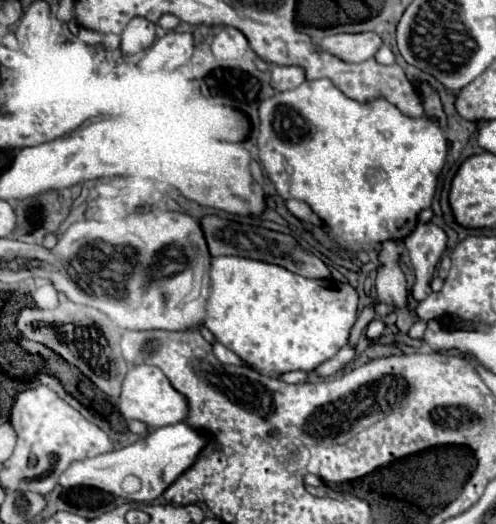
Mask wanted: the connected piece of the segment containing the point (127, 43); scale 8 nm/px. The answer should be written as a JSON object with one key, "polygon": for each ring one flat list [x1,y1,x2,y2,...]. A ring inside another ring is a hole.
{"polygon":[[133,18,127,28,121,32,121,52,139,54,149,48,155,40,155,24,147,18]]}

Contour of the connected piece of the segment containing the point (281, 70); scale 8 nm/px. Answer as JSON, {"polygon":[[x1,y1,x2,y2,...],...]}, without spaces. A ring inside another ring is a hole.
{"polygon":[[275,66,271,70,271,86,279,92,297,88,305,80,305,72,299,66]]}

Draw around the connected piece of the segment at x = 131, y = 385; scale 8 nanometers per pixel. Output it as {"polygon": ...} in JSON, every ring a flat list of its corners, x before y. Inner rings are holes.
{"polygon":[[141,364,141,366,131,368,125,376,123,390,121,390,119,412,127,420,141,420,149,428,161,428,161,426,183,422,189,414,189,404,187,404,187,398,171,386,171,382,161,372,161,368]]}

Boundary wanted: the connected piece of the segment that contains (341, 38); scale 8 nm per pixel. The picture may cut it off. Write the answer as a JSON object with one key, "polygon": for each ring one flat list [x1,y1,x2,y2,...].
{"polygon":[[373,32,363,34,335,34,319,42,319,50,341,58,343,62,363,62,375,56,381,48,381,38]]}

